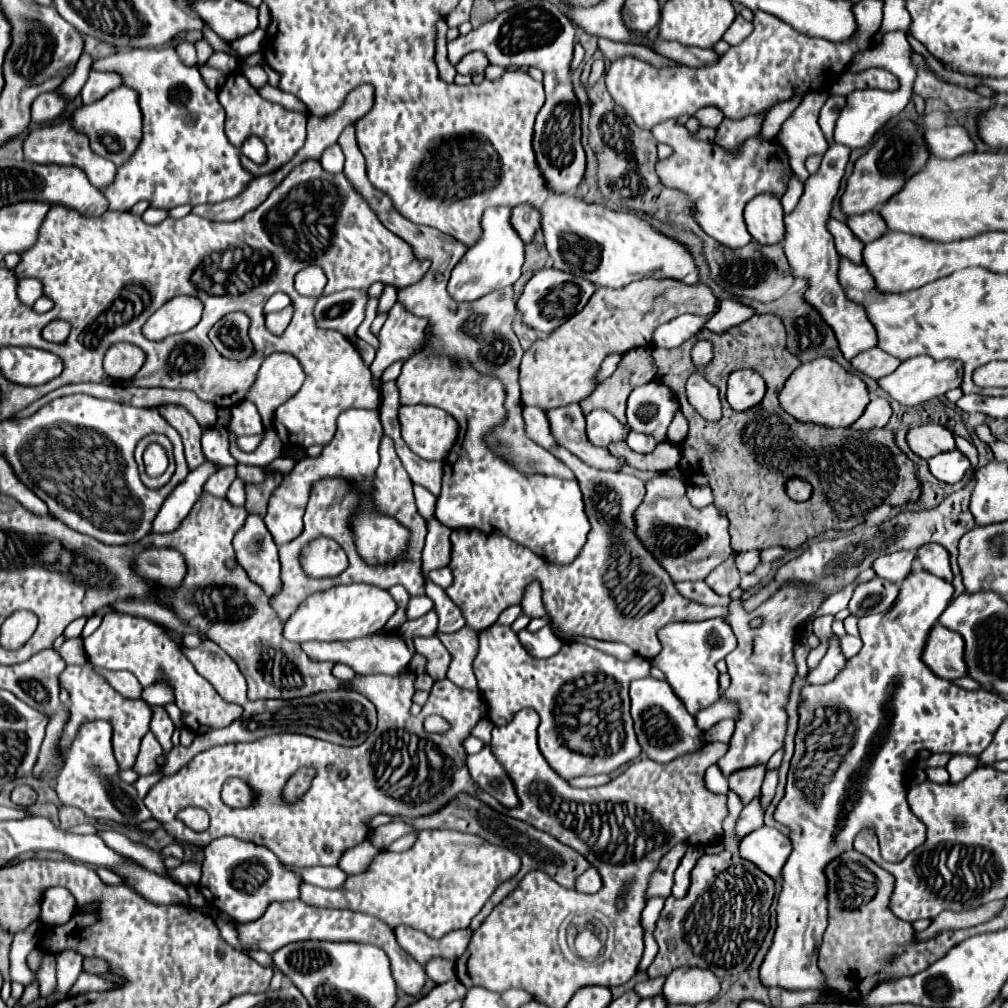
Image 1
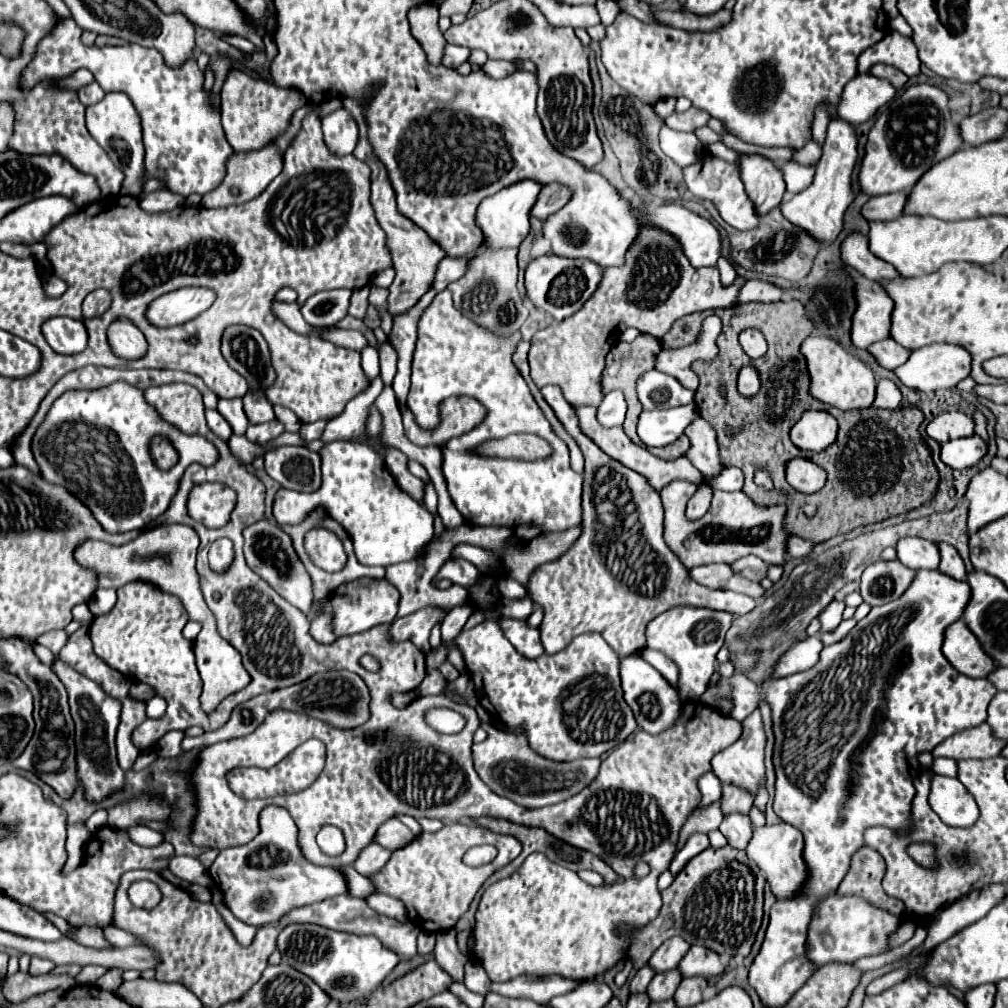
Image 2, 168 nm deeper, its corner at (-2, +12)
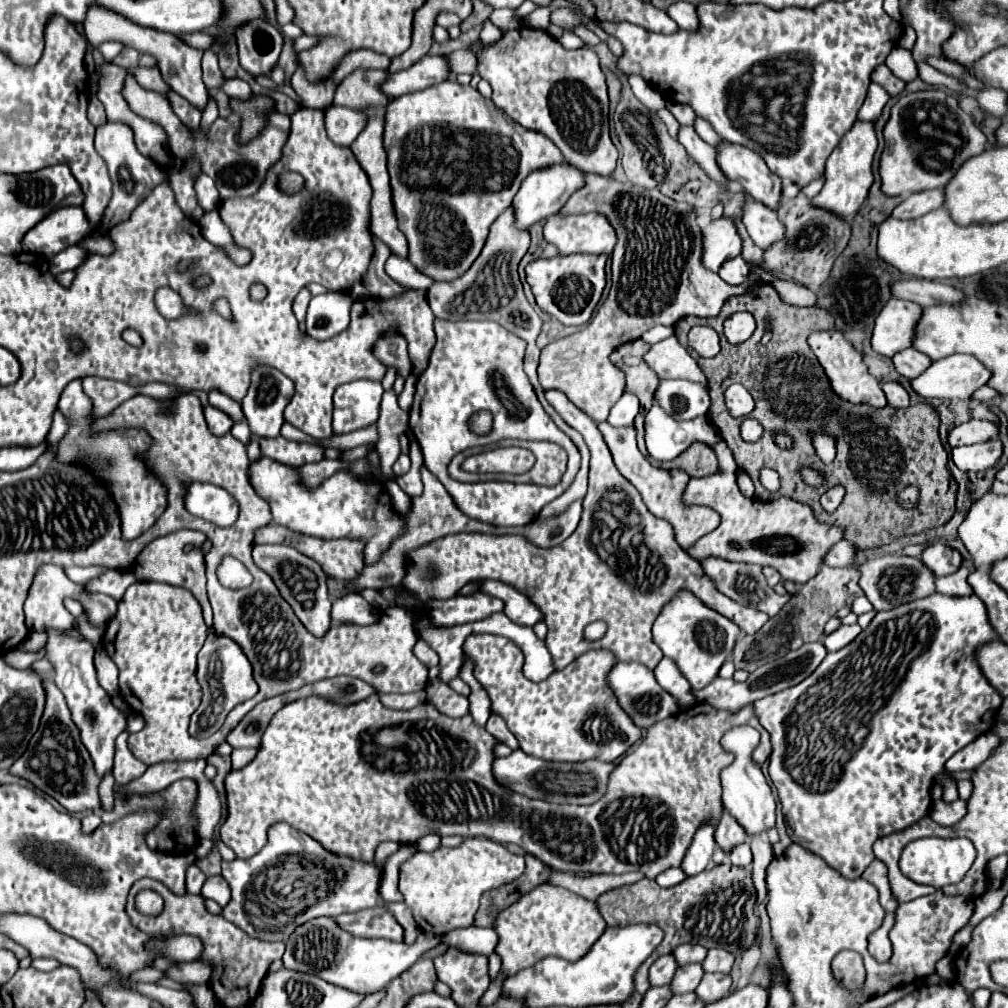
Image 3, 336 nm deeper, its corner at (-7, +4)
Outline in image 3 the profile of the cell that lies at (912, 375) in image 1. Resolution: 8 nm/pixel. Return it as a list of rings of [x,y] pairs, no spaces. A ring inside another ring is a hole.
[[[948,355],[934,361],[926,373],[912,381],[912,387],[926,399],[970,399],[990,377],[990,371],[974,355]]]

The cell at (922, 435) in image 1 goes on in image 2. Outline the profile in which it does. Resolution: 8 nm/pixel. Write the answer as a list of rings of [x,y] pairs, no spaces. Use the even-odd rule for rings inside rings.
[[[941,413],[933,417],[927,425],[927,435],[939,443],[945,443],[949,439],[969,437],[973,435],[973,419],[965,413]]]

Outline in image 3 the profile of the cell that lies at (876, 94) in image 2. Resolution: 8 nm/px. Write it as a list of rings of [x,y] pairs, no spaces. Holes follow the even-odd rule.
[[[872,83],[868,87],[868,95],[864,99],[864,105],[858,111],[858,119],[860,121],[876,121],[888,99],[890,97],[886,95],[886,91],[882,91],[882,87],[878,87],[878,85]]]

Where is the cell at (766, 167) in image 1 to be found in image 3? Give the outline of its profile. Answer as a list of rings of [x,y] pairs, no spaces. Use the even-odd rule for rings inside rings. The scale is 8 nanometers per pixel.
[[[752,199],[744,201],[742,223],[744,223],[748,235],[752,237],[752,241],[764,251],[770,245],[774,245],[776,241],[784,239],[784,235],[786,235],[786,227],[778,219],[778,213]]]

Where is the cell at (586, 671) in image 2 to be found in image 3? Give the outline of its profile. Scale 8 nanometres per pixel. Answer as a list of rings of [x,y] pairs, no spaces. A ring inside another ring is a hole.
[[[468,635],[464,653],[474,663],[474,677],[492,699],[492,709],[504,717],[520,741],[520,749],[544,761],[616,761],[632,747],[642,731],[618,707],[606,689],[606,671],[616,663],[608,651],[588,651],[550,679],[532,683],[522,672],[524,656],[516,643],[498,635]]]

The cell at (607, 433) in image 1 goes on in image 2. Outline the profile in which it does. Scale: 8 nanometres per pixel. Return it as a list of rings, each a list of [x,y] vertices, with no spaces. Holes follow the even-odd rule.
[[[611,391],[603,397],[601,405],[597,407],[597,421],[603,427],[617,427],[623,423],[627,411],[627,403],[621,391]]]

